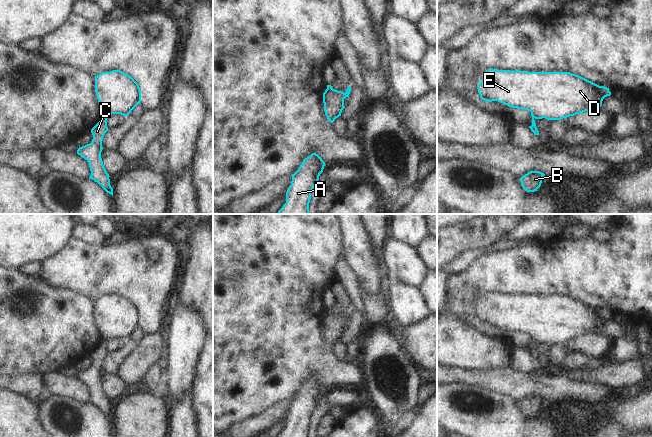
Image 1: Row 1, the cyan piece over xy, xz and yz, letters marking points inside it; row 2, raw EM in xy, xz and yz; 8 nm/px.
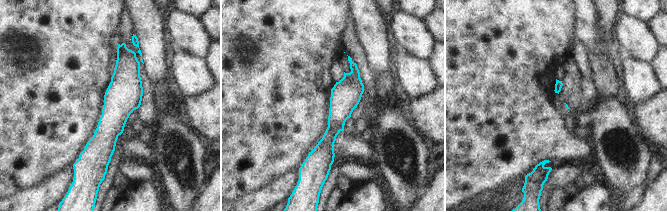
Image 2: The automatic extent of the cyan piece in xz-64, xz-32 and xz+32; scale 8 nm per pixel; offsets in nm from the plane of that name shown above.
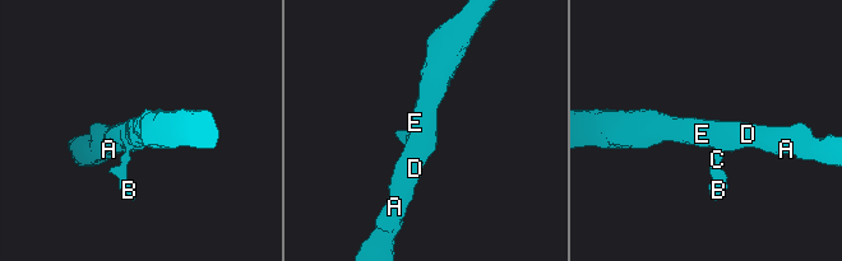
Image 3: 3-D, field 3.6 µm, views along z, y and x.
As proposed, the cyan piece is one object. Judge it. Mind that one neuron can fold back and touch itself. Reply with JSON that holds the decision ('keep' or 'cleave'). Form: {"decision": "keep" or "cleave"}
{"decision": "cleave"}

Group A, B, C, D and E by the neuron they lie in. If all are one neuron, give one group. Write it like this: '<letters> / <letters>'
A D E / B C

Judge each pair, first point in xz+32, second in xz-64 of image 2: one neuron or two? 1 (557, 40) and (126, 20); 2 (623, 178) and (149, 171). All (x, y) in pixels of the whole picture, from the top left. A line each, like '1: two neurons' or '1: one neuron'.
1: two neurons
2: two neurons

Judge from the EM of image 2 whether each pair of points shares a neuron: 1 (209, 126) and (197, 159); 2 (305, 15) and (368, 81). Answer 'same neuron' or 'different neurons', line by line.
1: different neurons
2: different neurons

